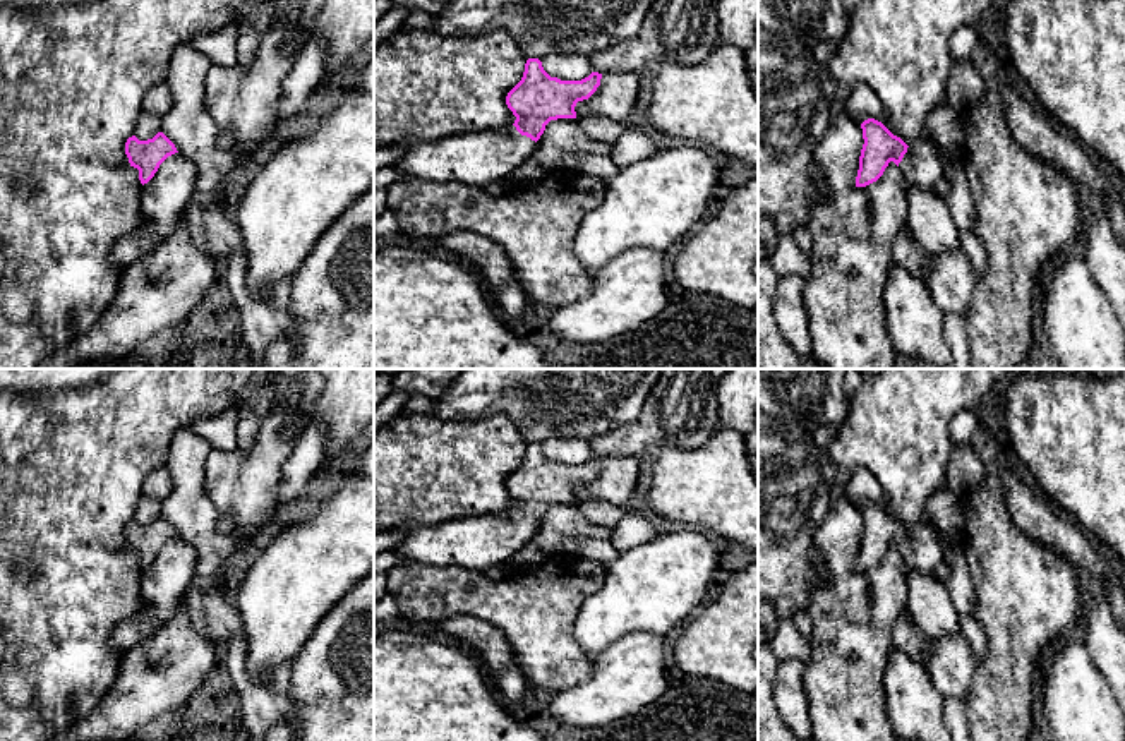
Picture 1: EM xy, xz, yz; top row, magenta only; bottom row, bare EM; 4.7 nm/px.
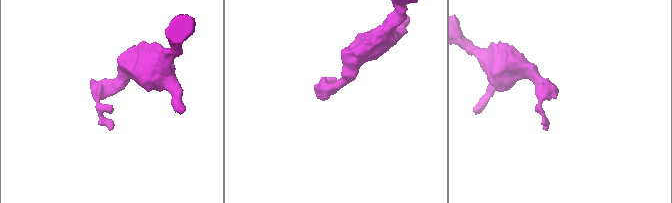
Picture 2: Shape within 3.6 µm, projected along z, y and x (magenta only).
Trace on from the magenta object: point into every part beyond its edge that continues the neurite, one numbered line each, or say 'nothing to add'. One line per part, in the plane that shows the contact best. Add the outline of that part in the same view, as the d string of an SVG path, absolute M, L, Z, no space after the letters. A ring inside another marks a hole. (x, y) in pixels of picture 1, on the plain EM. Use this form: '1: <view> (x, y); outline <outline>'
1: xz (482, 542); outline M509 509L434 527L417 525L396 551L413 563L487 571L511 561L533 532L535 525Z

